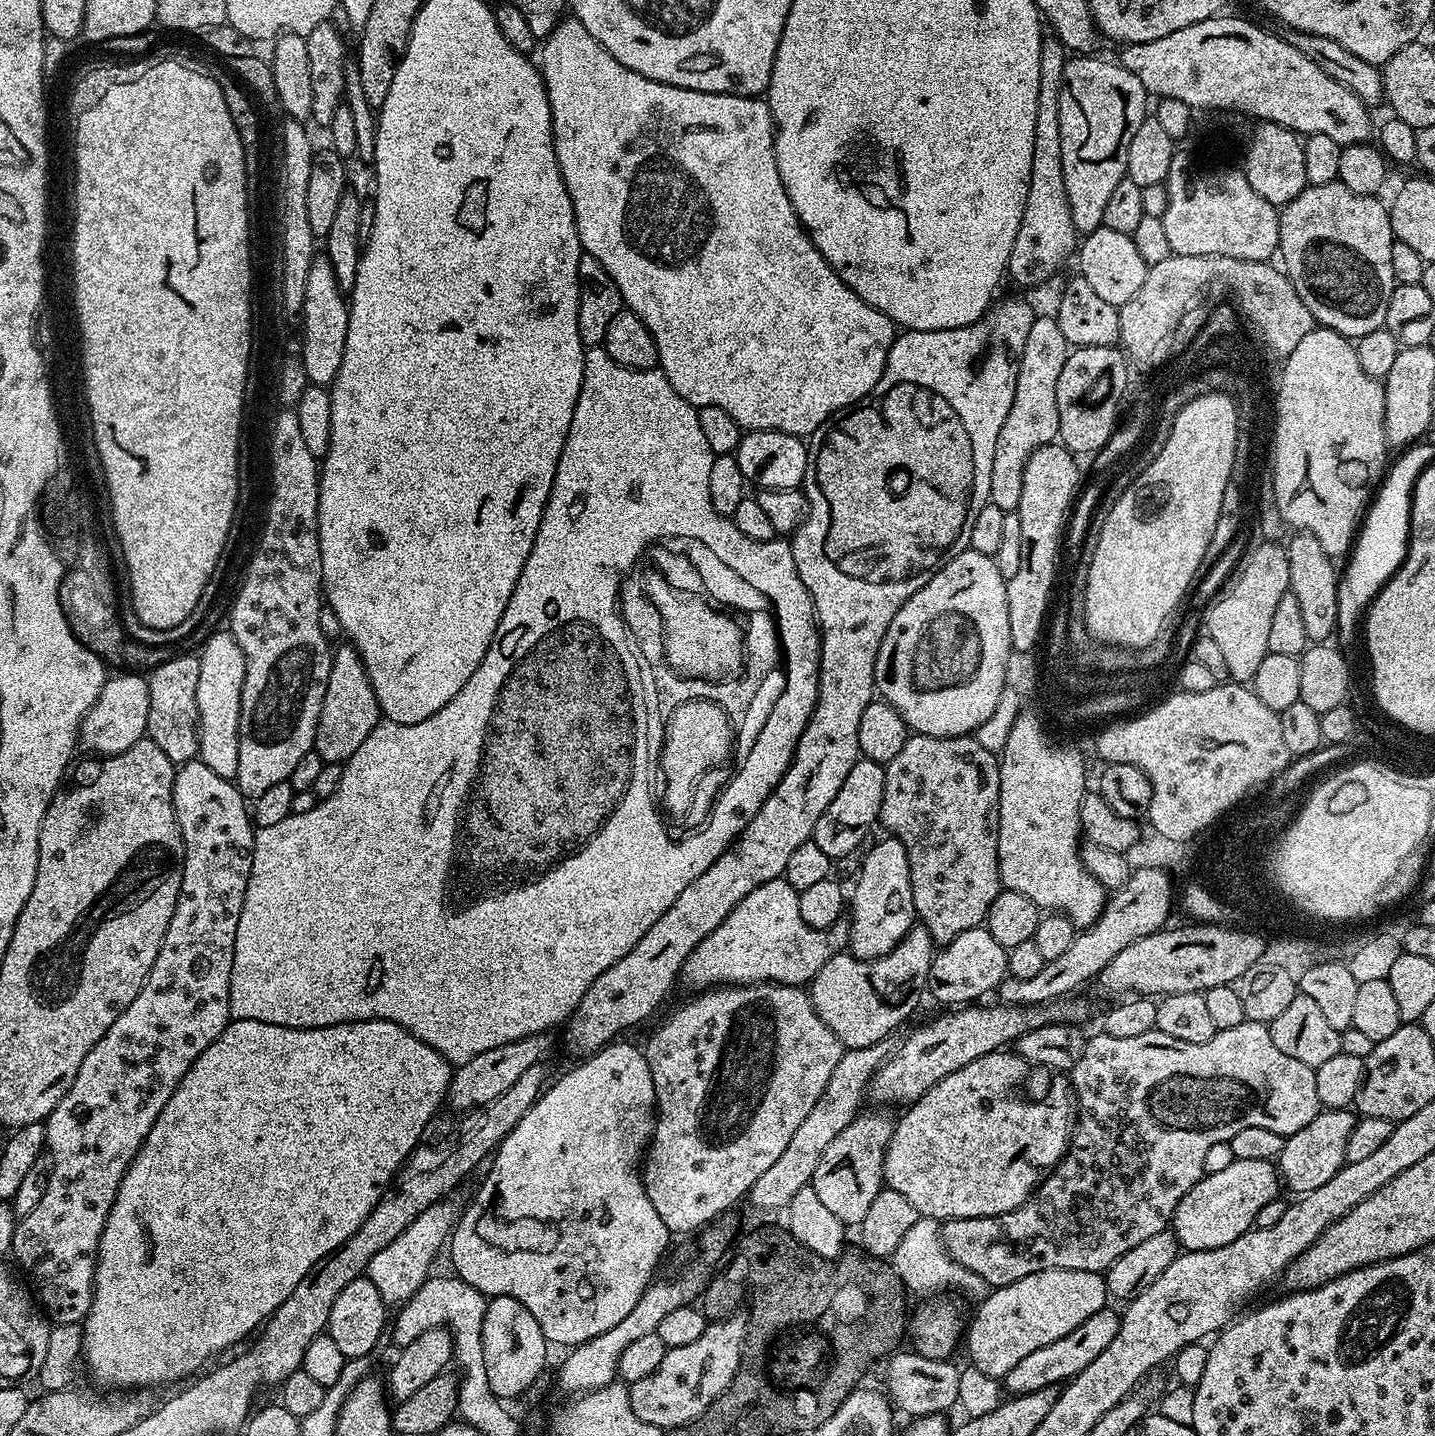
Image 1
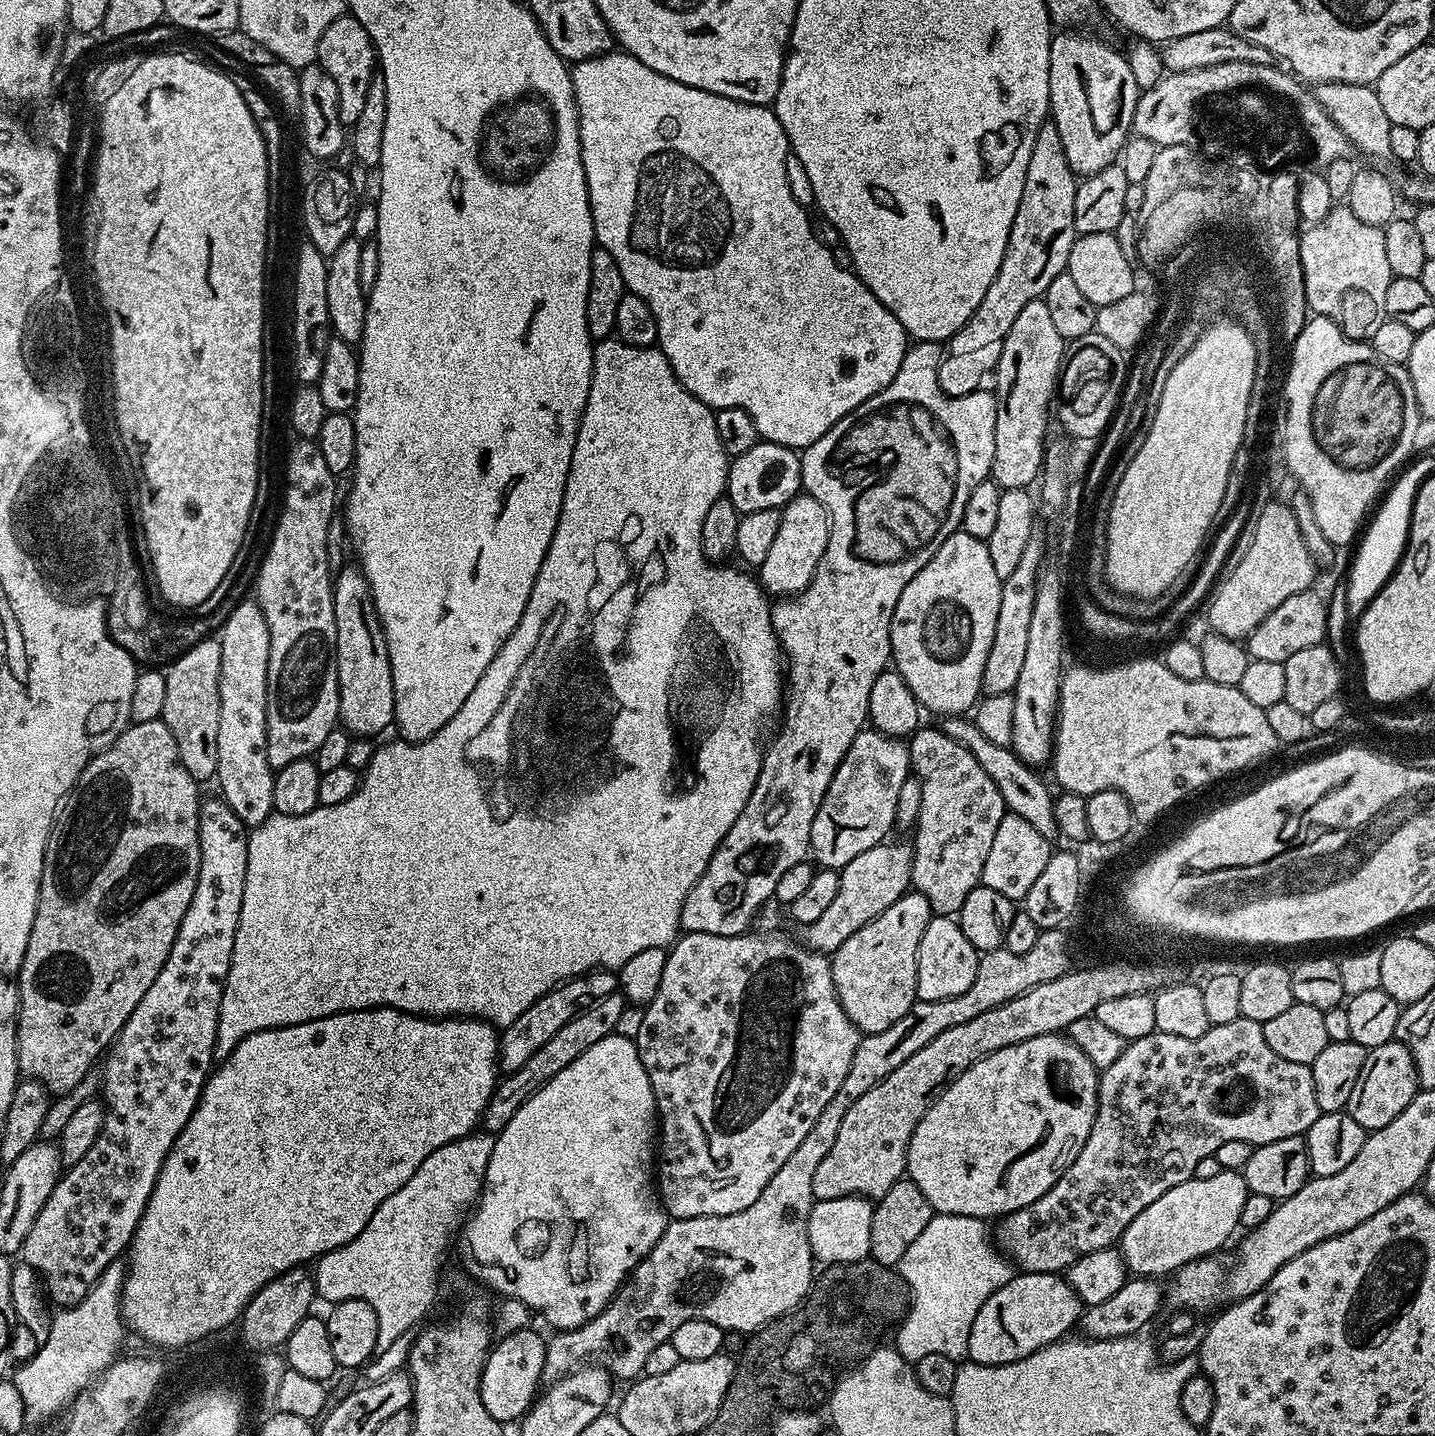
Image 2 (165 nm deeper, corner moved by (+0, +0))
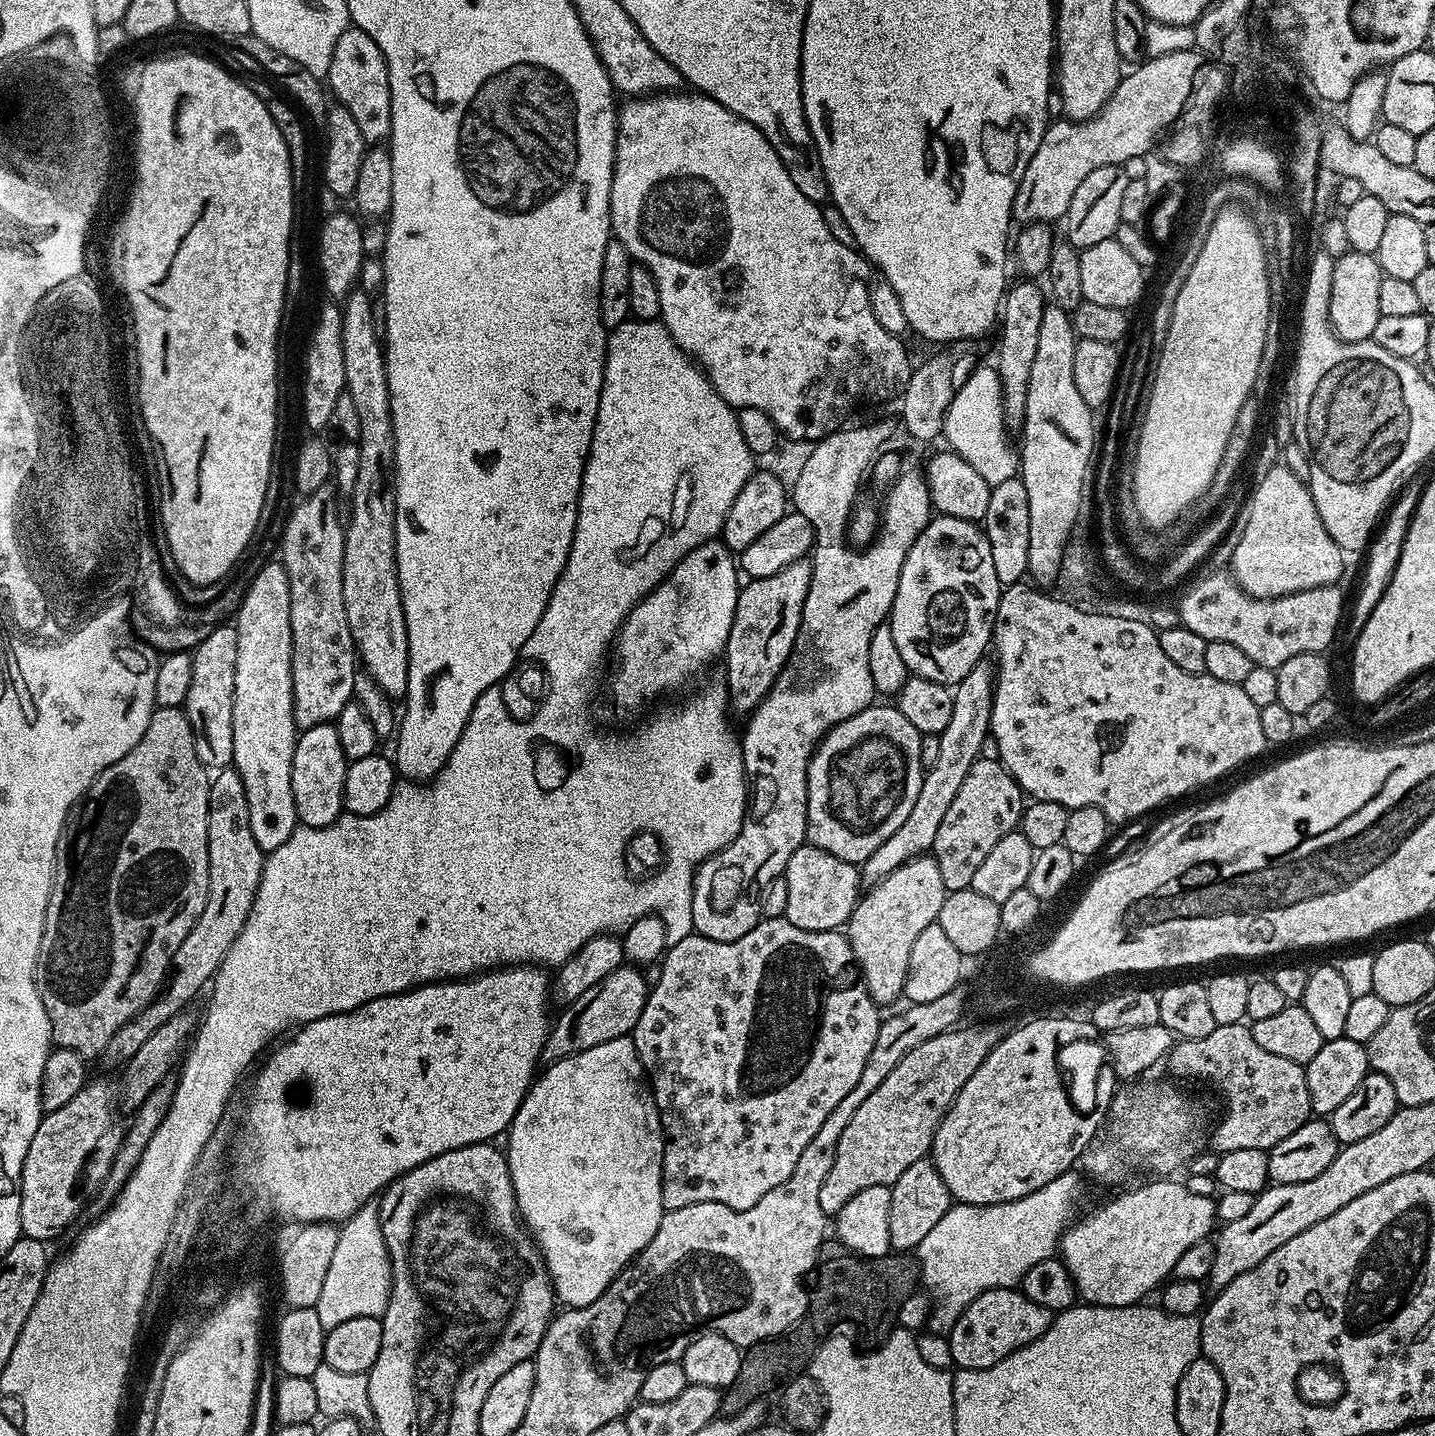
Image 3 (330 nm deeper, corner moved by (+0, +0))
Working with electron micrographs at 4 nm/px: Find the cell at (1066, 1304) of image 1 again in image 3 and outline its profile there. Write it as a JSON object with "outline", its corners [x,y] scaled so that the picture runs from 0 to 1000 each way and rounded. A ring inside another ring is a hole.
{"outline":[[[707,896],[687,898],[673,909],[660,928],[663,949],[667,953],[693,951],[693,948],[707,943],[707,940],[729,929],[733,923],[733,917],[734,914],[723,909],[723,907],[718,907],[718,904],[715,904],[713,899]]]}

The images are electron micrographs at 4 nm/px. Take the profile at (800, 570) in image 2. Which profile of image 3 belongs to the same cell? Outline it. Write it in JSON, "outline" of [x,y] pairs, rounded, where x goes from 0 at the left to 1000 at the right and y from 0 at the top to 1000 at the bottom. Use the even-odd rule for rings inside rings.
{"outline":[[[561,389],[551,391],[548,397],[542,397],[542,400],[537,400],[537,403],[521,404],[516,409],[510,438],[503,455],[503,460],[507,462],[506,478],[511,497],[523,497],[548,462],[559,433],[559,422],[564,411],[565,402],[566,391]]]}

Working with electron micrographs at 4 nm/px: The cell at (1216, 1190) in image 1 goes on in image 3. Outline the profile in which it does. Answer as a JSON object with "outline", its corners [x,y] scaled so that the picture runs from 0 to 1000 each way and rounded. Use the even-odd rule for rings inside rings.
{"outline":[[[820,820],[801,822],[771,836],[753,852],[748,852],[738,864],[738,874],[755,907],[771,911],[795,907],[799,900],[805,900],[817,889],[821,876],[832,865],[845,860],[849,852],[845,834],[831,831],[827,824],[822,825]]]}

